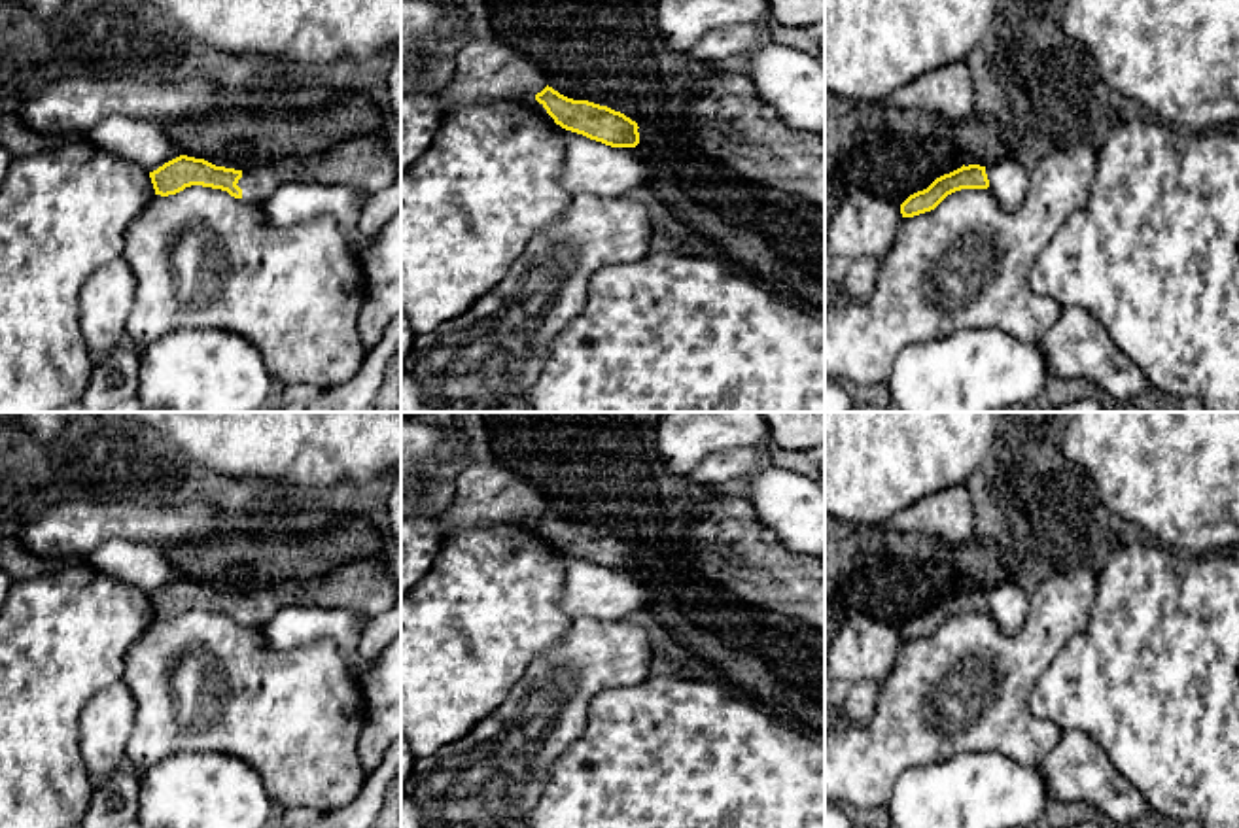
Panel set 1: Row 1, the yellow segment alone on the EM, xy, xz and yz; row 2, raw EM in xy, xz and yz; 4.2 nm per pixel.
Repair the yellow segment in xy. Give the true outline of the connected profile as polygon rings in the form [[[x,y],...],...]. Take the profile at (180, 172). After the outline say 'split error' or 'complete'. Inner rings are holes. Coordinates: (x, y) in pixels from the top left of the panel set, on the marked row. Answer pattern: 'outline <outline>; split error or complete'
outline [[[380,134],[356,136],[320,155],[280,159],[253,170],[216,166],[204,159],[180,155],[149,172],[155,195],[168,197],[191,185],[227,191],[242,202],[269,198],[291,181],[344,185],[367,195],[392,185],[401,176],[401,164],[388,153]]]; split error

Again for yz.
outline [[[969,164],[936,178],[927,189],[910,195],[900,204],[902,217],[914,217],[934,210],[948,195],[961,189],[987,189],[986,166]]]; complete

